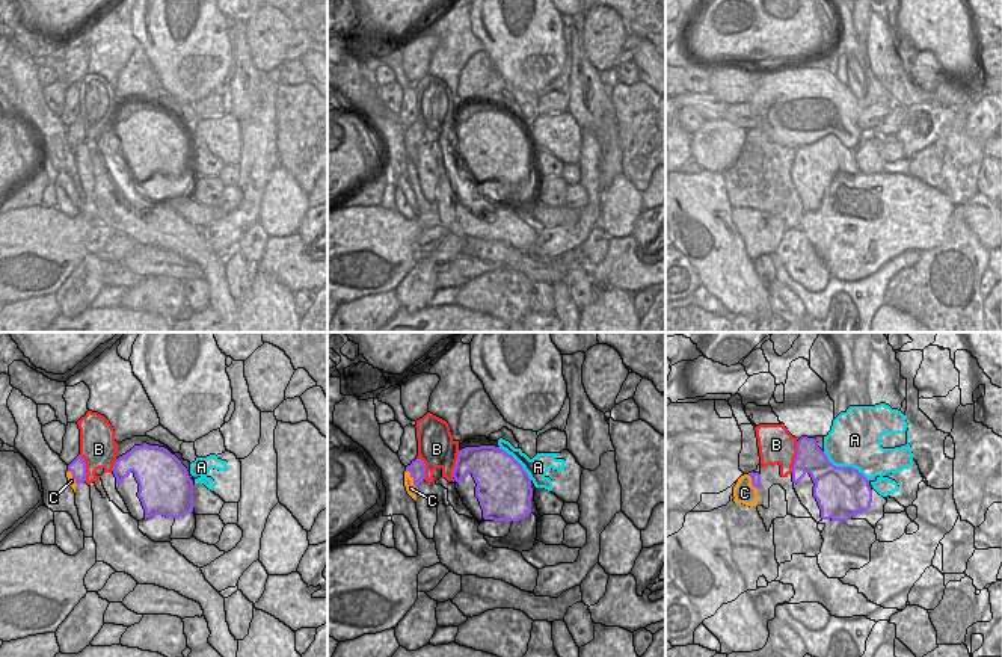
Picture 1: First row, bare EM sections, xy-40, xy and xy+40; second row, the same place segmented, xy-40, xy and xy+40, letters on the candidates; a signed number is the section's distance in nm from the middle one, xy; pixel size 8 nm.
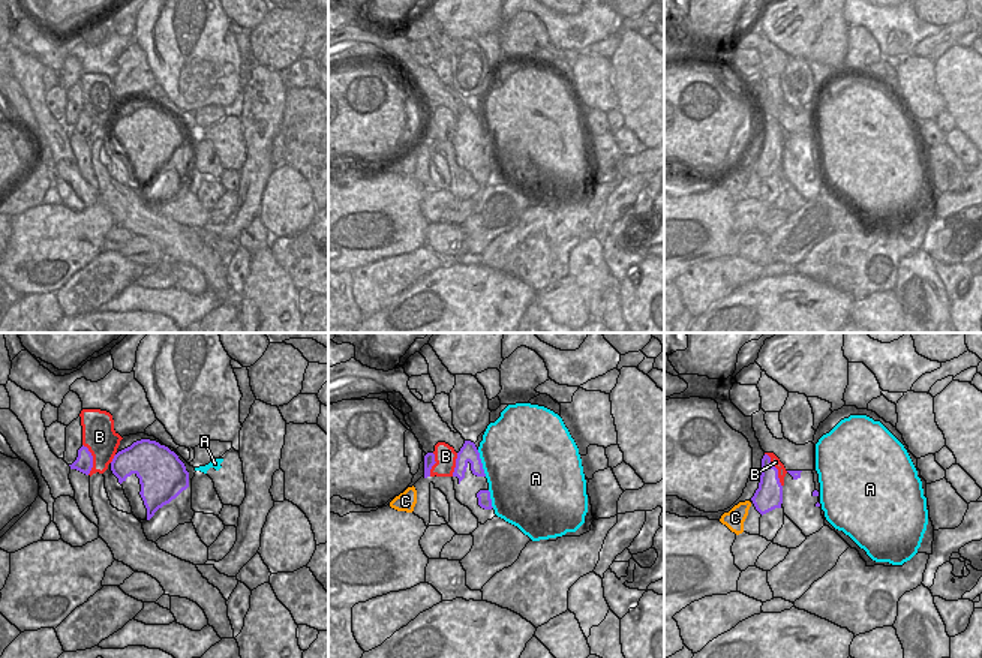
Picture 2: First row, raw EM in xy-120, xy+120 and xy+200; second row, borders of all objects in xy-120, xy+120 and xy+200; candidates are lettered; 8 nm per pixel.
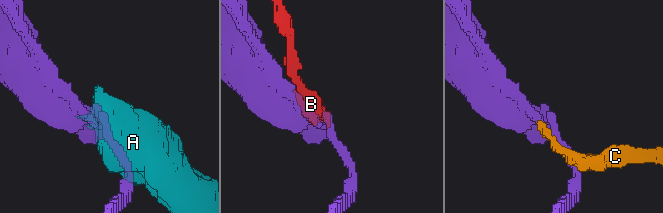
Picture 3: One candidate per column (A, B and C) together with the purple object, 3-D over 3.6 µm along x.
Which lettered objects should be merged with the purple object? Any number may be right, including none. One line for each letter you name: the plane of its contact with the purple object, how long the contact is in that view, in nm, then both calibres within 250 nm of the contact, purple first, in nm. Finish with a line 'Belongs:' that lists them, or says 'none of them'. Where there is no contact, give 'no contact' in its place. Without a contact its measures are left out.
A: meets purple in xy+40; contact 440 nm long; 400 nm thick on the purple side, 420 nm on the other
Belongs: A

